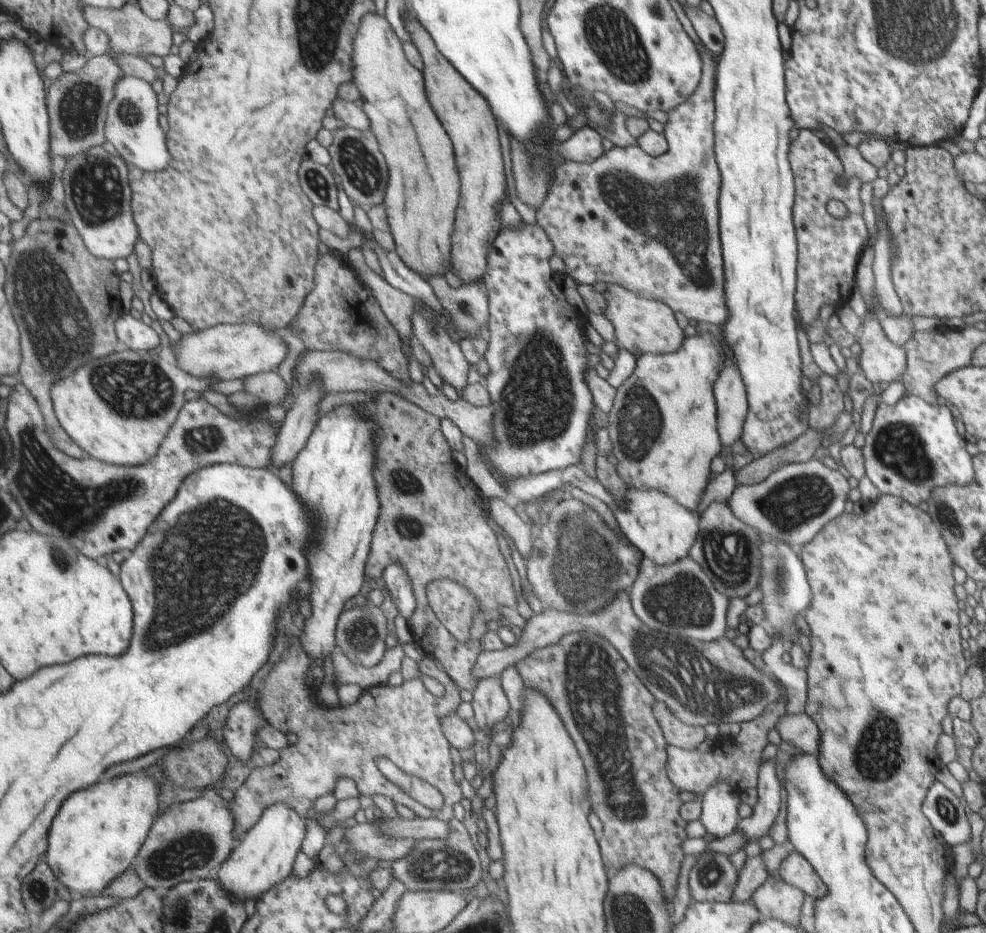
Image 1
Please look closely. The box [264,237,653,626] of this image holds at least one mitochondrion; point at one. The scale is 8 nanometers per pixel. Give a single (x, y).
(537, 402)

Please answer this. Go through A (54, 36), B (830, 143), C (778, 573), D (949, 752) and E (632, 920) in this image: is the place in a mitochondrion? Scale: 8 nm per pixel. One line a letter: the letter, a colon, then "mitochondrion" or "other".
A: other
B: other
C: mitochondrion
D: other
E: mitochondrion

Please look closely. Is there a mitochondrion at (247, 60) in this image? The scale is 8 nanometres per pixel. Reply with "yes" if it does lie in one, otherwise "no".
no

